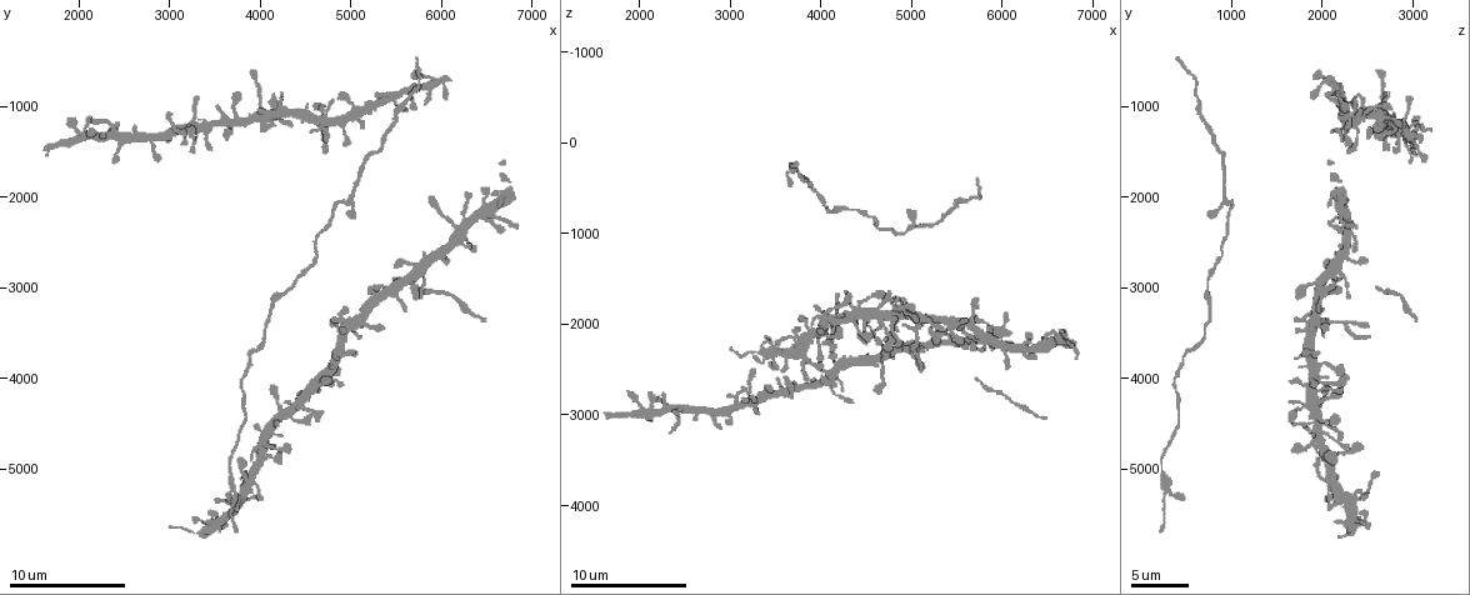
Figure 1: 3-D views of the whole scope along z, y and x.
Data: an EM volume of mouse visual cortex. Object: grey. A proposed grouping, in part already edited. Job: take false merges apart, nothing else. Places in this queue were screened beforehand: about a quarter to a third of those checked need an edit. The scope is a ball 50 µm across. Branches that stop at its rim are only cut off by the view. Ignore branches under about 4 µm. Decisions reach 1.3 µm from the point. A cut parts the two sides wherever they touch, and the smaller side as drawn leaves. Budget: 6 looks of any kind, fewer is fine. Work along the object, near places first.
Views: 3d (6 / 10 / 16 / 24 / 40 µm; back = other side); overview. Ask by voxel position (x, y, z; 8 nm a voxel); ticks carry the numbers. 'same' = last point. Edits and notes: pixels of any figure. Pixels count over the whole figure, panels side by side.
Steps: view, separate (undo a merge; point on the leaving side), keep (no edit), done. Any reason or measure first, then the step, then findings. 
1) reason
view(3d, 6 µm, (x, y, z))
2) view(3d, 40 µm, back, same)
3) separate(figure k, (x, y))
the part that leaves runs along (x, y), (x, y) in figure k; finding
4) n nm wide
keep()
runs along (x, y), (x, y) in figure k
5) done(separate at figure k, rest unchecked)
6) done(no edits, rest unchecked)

looks like a crossing
view(3d, 6 µm, (5050, 3400, 2000))

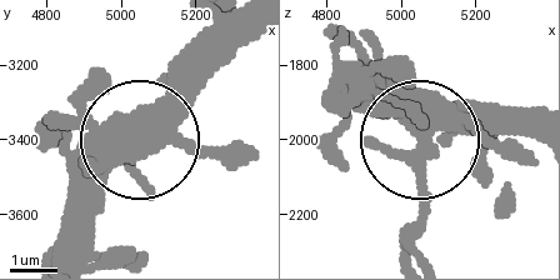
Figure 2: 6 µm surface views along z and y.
separate(figure 2, (365, 145))
the part that leaves runs along (428, 146), (420, 250) in figure 2; a second neuron is stuck on

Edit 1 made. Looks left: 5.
view(overview)

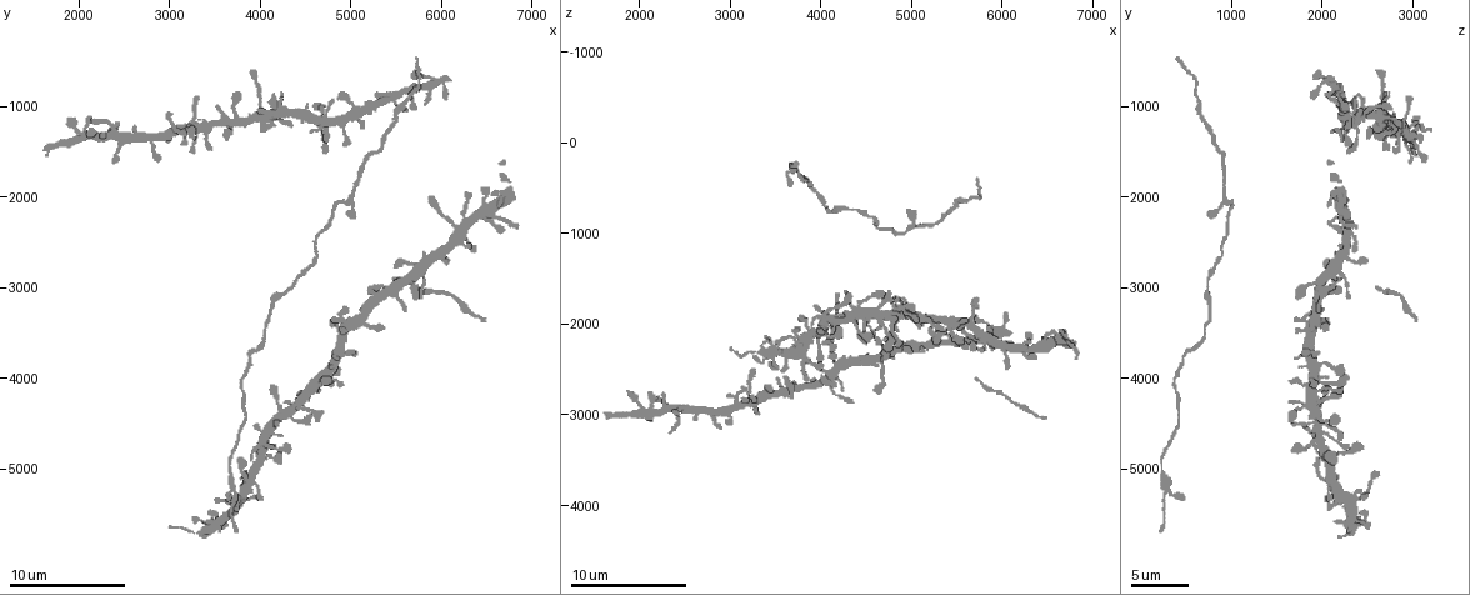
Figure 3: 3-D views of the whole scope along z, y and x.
thin arm on a thick one
view(3d, 10 µm, (5800, 2850, 2200))

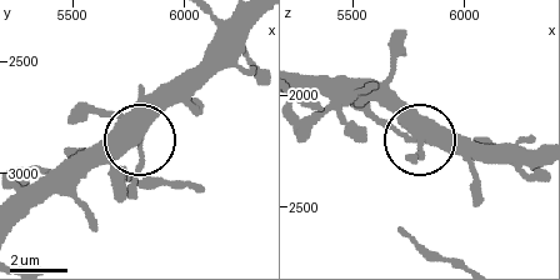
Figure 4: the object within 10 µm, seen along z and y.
4 arms
keep()
one neuron here

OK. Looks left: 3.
sudden change in width
view(3d, 6 µm, (5050, 2000, 900))

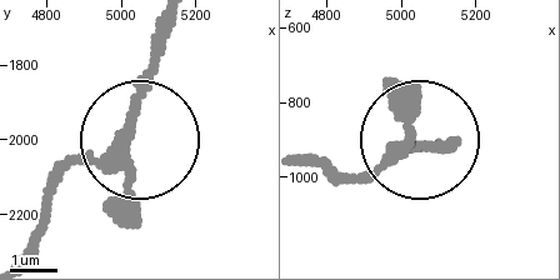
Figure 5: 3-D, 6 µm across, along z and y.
view(3d, 6 µm, back, (5000, 1990, 920))

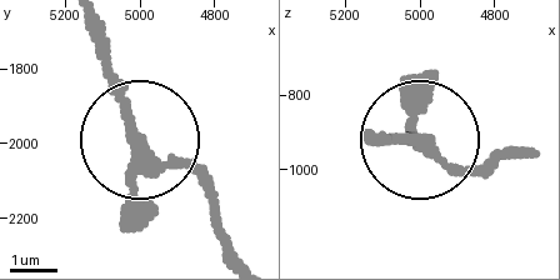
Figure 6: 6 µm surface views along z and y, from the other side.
3 arms
keep()
all the same neuron

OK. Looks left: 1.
done(separate at figure 2, rest unchecked)

